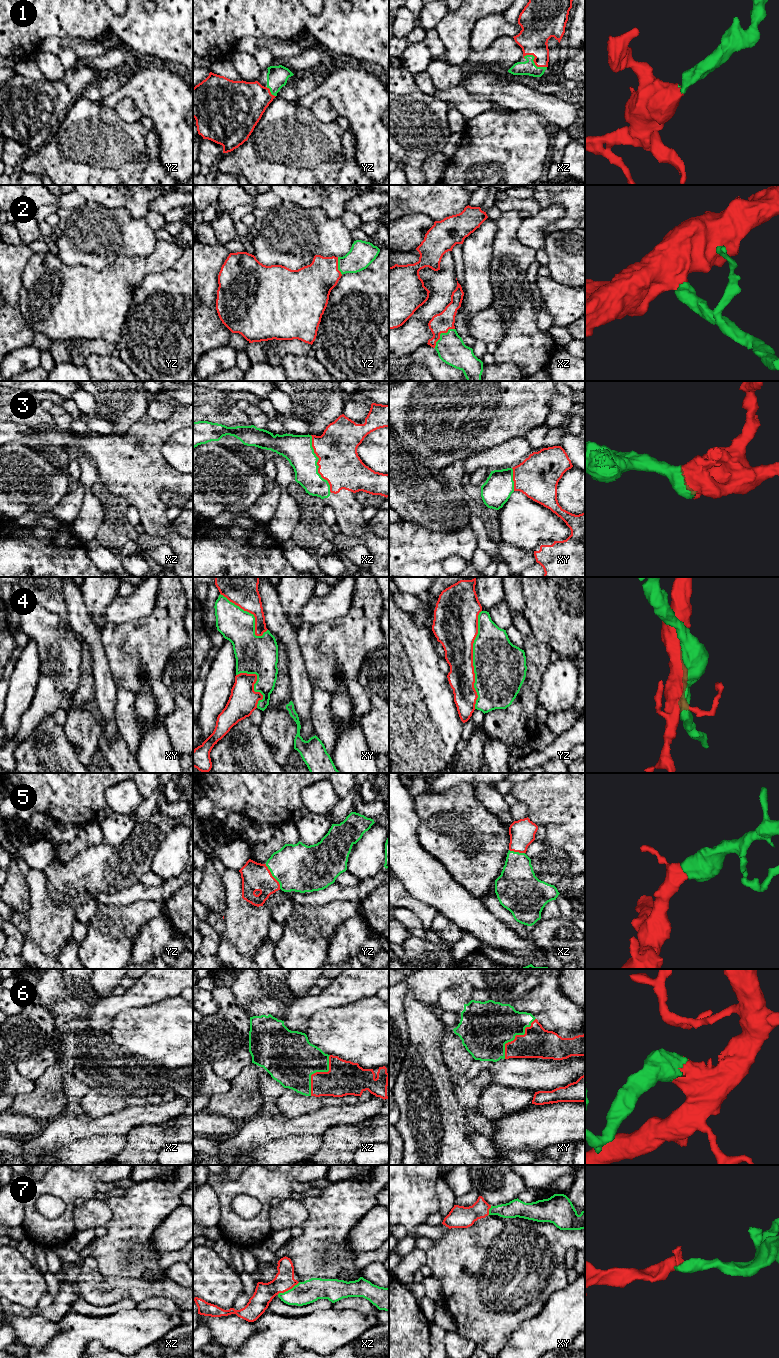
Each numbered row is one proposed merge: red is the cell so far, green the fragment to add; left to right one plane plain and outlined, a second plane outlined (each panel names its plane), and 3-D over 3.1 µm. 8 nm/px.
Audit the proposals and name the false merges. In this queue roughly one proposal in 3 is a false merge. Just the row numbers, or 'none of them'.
4

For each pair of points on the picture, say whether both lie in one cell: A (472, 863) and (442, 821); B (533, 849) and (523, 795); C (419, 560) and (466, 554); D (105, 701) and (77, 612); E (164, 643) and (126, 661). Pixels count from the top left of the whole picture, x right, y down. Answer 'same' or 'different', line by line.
A: same
B: different
C: same
D: same
E: same

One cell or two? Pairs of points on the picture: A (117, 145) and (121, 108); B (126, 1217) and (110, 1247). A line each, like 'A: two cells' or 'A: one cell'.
A: two cells
B: one cell

